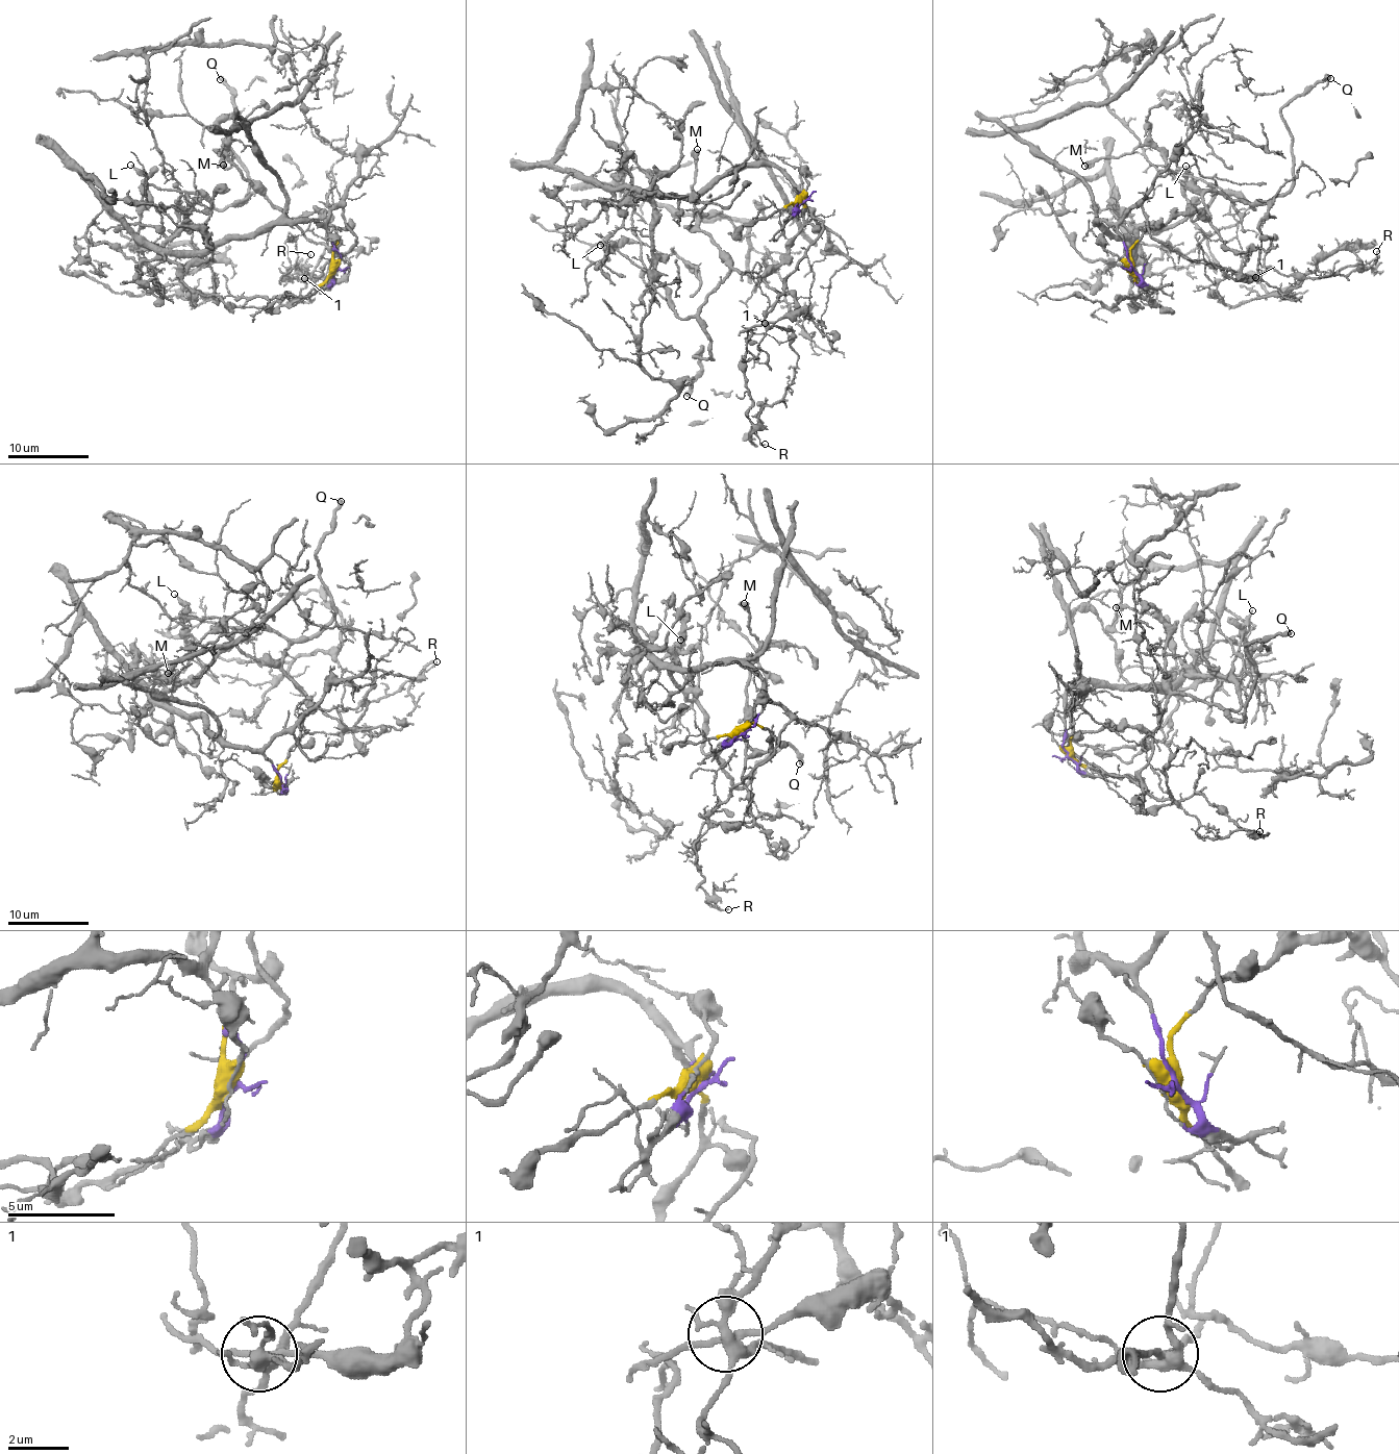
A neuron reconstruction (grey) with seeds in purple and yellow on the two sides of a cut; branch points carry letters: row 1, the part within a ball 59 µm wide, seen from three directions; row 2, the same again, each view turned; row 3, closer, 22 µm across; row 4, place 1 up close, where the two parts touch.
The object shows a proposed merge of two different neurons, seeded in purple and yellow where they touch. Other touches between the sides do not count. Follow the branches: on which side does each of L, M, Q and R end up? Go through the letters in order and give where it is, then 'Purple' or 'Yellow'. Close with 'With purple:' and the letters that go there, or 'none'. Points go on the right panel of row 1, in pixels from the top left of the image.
L: Place: (1185, 166). Yellow
M: Place: (1084, 166). Yellow
Q: Place: (1330, 78). Yellow
R: Place: (1376, 251). Yellow
With purple: none

